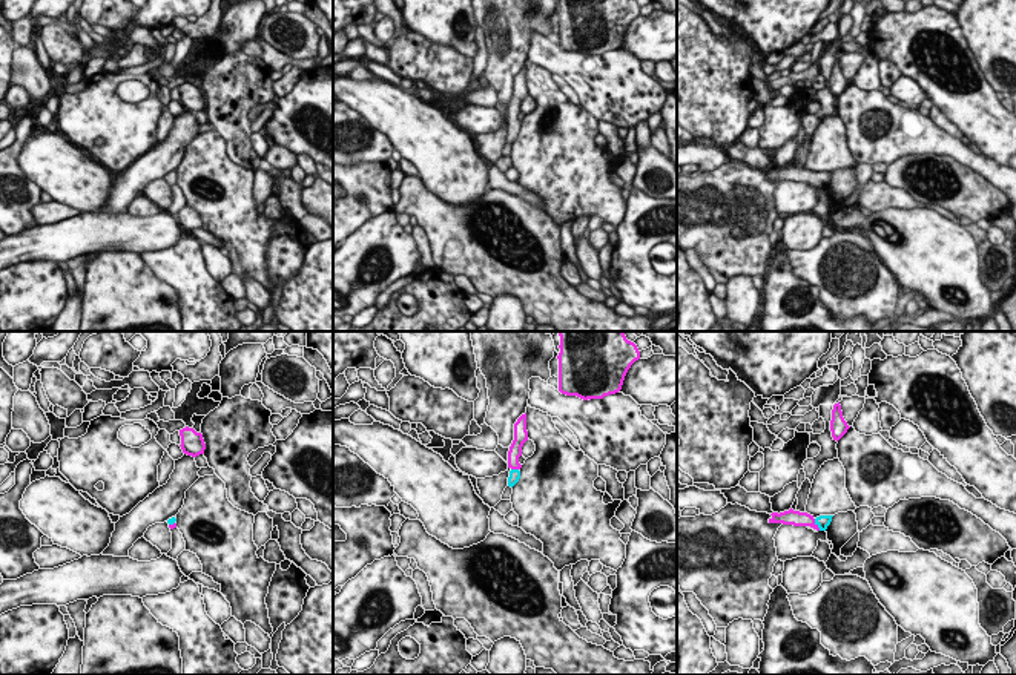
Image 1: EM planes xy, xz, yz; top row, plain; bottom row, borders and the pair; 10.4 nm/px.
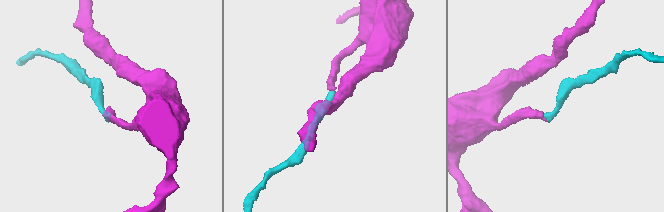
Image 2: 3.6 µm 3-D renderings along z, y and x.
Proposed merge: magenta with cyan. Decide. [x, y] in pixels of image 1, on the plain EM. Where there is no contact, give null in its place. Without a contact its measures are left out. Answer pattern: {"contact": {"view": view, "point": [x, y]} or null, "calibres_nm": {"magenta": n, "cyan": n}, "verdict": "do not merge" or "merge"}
{"contact": {"view": "yz", "point": [815, 181]}, "calibres_nm": {"magenta": 160, "cyan": 140}, "verdict": "merge"}

